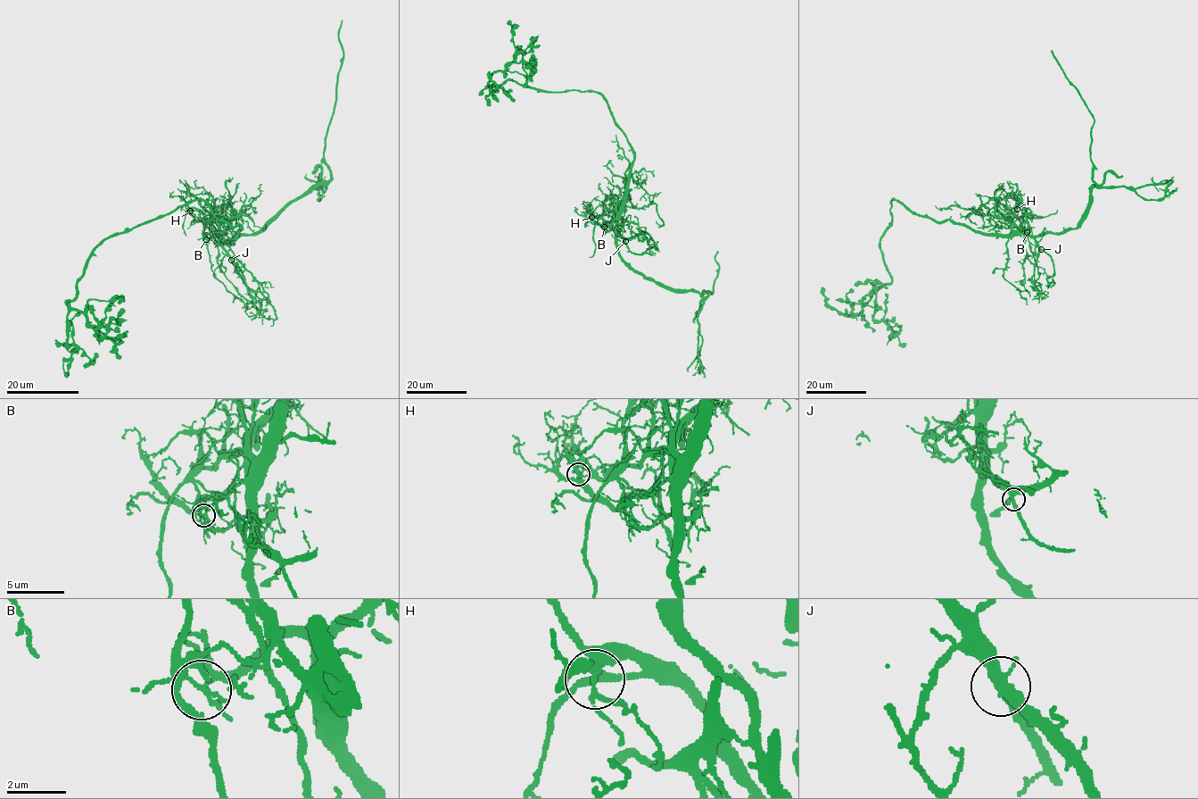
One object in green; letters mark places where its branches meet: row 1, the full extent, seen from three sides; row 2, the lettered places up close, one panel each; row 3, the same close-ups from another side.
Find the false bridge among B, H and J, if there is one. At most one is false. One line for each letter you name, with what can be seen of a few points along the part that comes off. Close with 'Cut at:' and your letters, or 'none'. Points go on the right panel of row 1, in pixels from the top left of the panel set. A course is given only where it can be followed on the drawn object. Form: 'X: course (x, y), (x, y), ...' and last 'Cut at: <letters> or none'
B: course (1027, 232), (1020, 221), (1039, 277), (1036, 281), (1039, 284), (1029, 286)
Cut at: B

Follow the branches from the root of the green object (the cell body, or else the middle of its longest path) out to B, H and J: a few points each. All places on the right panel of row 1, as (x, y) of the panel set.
B: (968, 228), (987, 234), (1014, 235), (1020, 228), (1027, 232)
H: (968, 228), (987, 234), (1013, 235), (1026, 211), (1021, 207), (1017, 209)
J: (968, 228), (987, 234), (1027, 234), (1041, 249)

